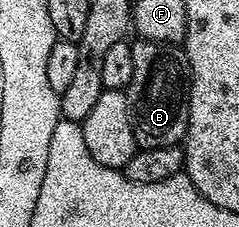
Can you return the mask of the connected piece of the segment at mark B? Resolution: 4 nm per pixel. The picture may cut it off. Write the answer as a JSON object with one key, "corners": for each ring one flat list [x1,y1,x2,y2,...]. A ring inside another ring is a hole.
{"corners":[[140,37,131,42,131,51,133,80,129,80,125,93,136,147,144,150,180,145,187,136,189,124,187,101,191,95,191,69,187,51,179,44]]}

